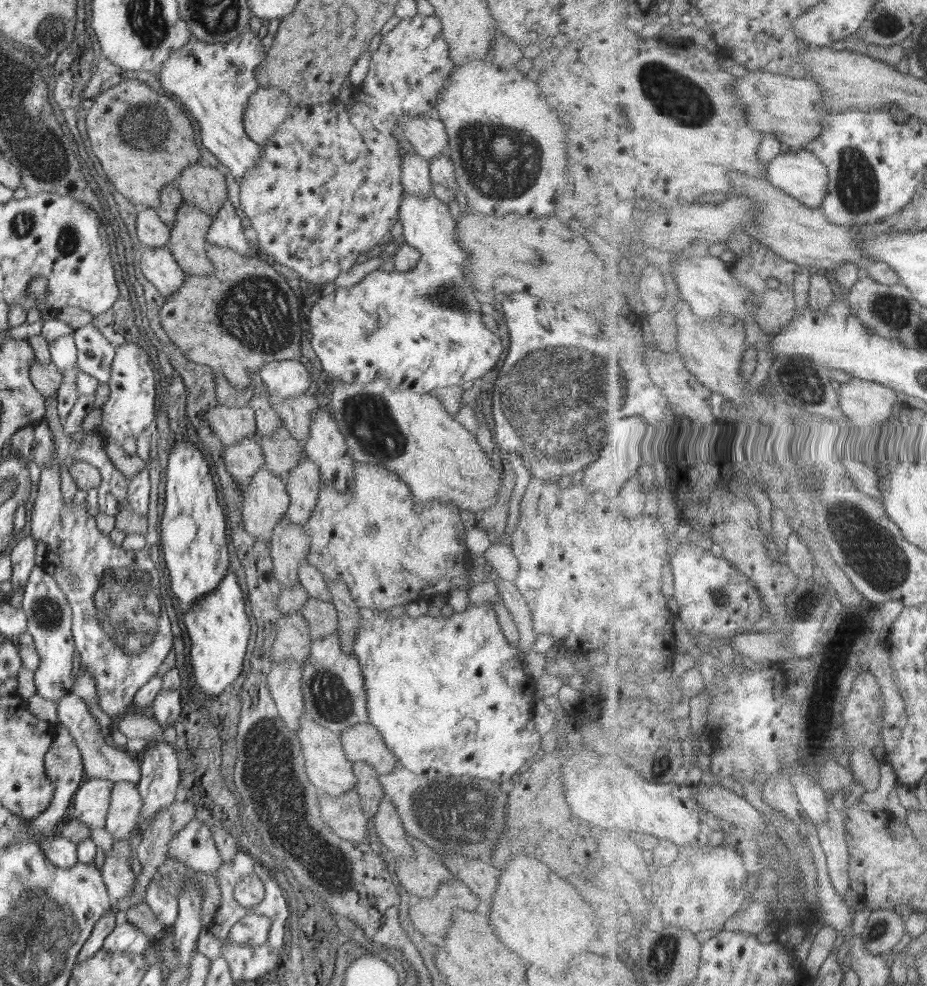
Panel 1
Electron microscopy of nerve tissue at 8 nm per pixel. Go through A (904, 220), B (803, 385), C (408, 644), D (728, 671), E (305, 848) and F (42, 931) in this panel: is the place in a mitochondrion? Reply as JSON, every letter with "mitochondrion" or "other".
{"A":"other","B":"mitochondrion","C":"other","D":"other","E":"mitochondrion","F":"mitochondrion"}

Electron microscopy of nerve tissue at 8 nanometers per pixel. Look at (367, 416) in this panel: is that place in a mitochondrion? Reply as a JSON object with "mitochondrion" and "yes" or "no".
{"mitochondrion":"yes"}

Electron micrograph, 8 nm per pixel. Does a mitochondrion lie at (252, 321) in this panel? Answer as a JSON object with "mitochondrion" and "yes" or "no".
{"mitochondrion":"yes"}

